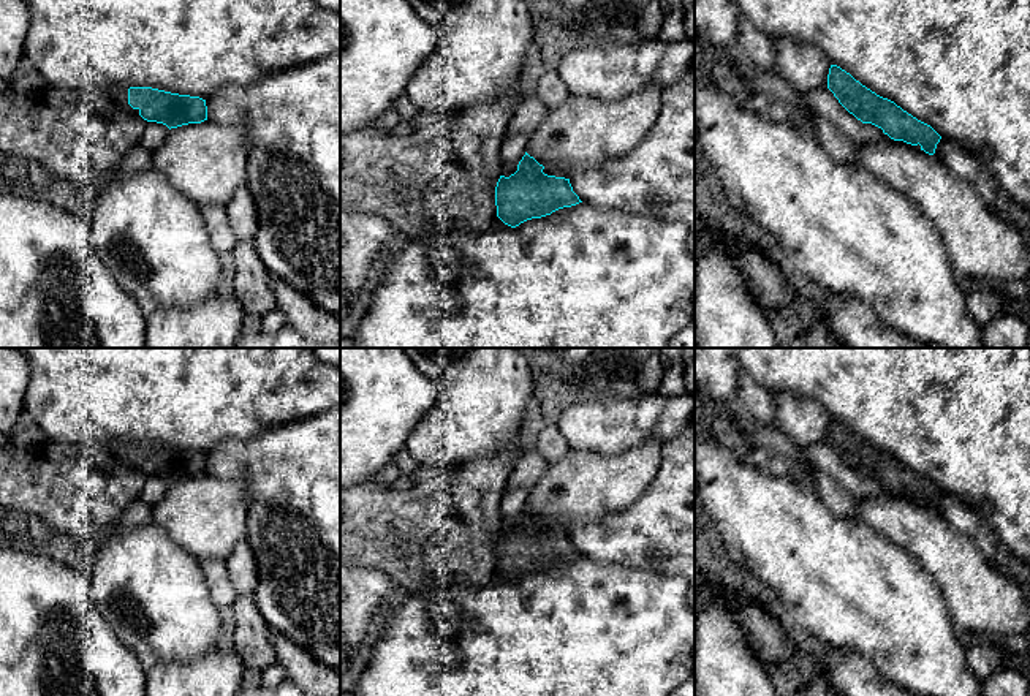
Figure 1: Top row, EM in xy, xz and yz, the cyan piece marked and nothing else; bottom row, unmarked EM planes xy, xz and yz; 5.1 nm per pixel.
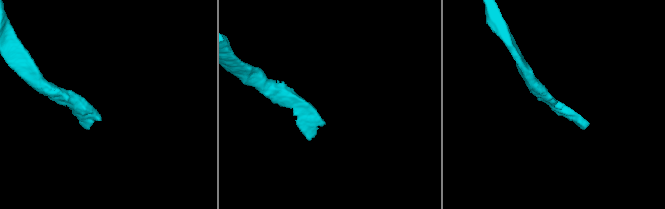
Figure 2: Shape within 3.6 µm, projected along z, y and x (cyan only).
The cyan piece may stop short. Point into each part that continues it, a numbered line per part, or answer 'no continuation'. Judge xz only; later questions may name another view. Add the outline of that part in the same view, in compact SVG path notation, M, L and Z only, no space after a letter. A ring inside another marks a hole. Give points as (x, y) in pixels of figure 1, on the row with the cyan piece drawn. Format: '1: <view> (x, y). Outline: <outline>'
no continuation

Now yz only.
no continuation

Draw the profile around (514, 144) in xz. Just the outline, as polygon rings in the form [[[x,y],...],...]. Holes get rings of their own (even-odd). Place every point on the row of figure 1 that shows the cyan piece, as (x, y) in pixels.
[[[509,133],[505,136],[500,158],[502,158],[502,176],[509,177],[517,171],[517,165],[527,152],[528,136],[521,133]]]

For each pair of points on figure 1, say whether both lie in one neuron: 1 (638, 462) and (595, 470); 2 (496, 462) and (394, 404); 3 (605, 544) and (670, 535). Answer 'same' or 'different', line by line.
1: same
2: different
3: same

